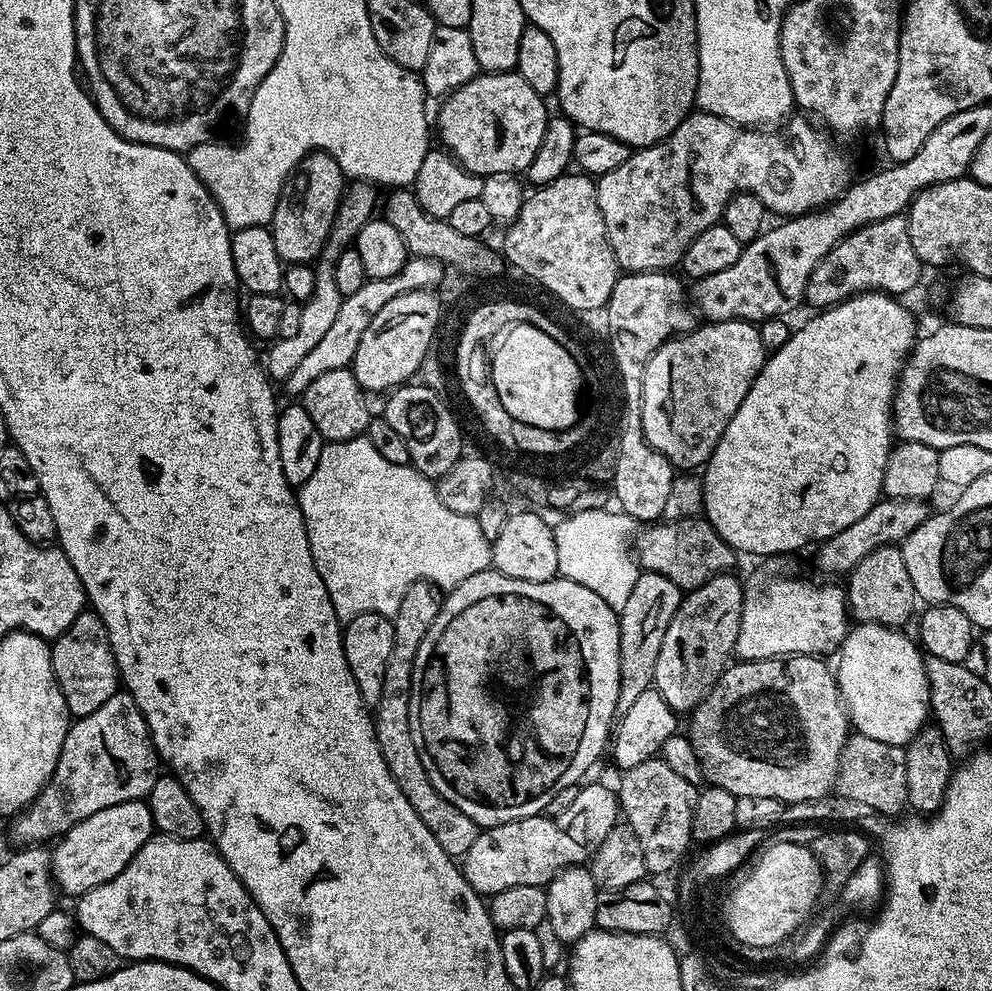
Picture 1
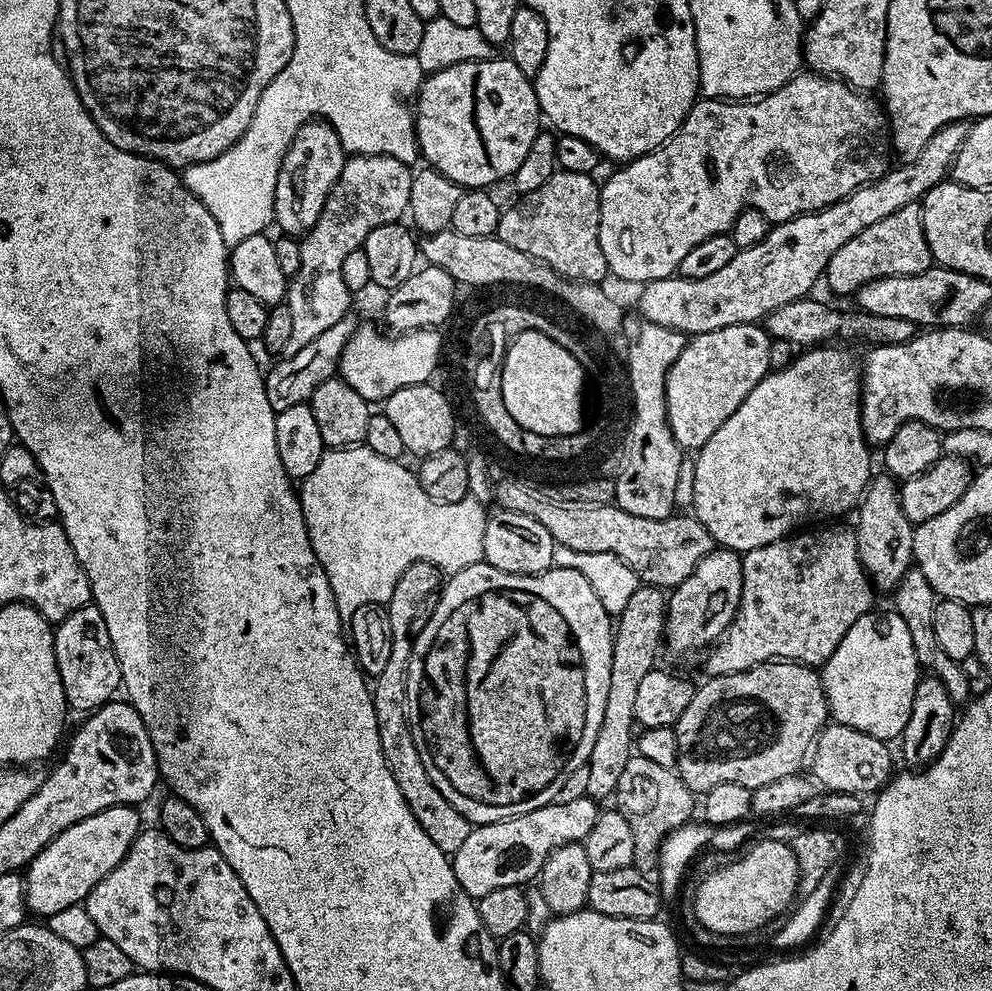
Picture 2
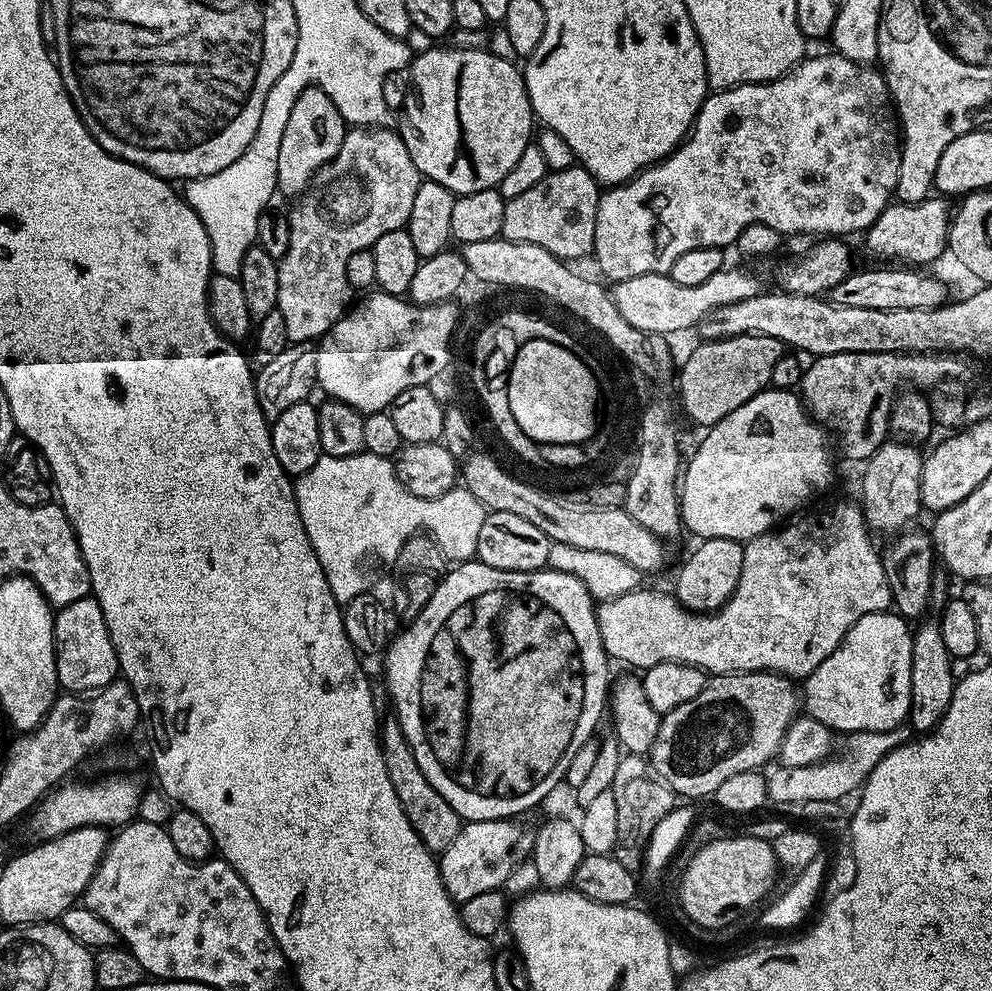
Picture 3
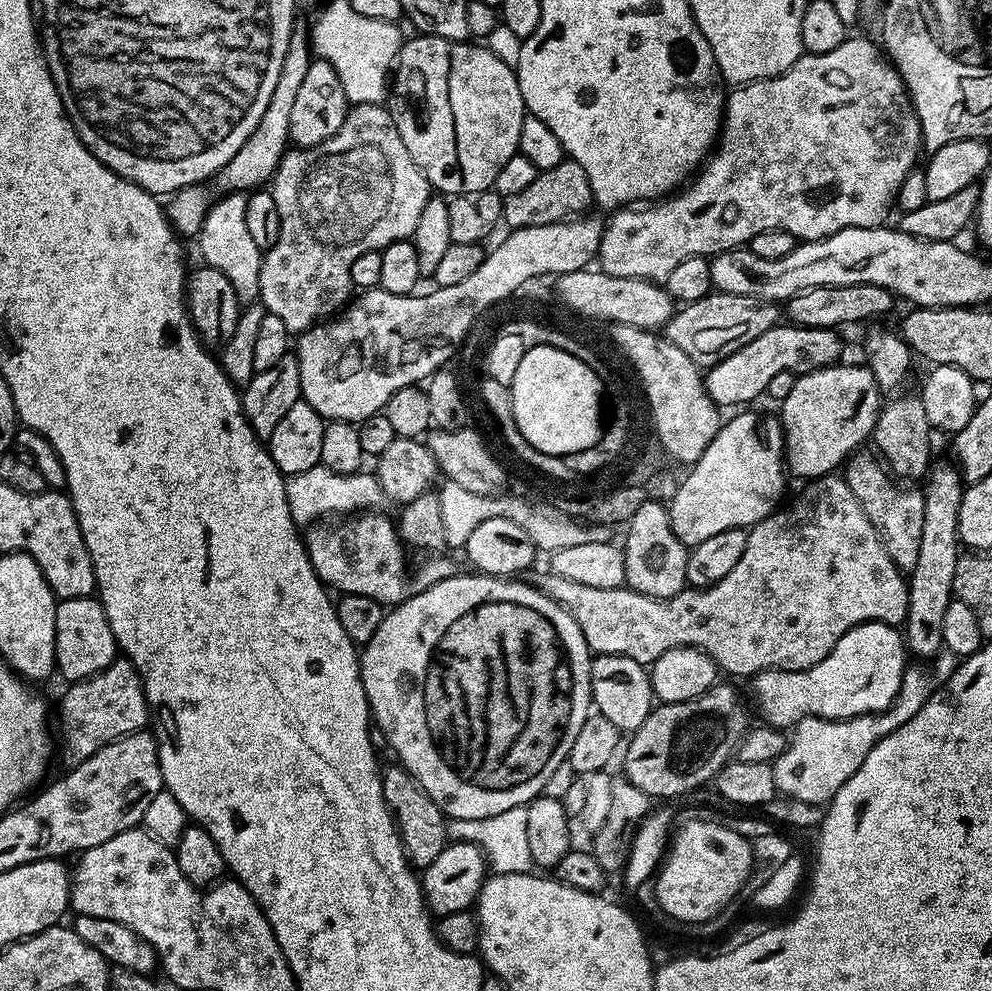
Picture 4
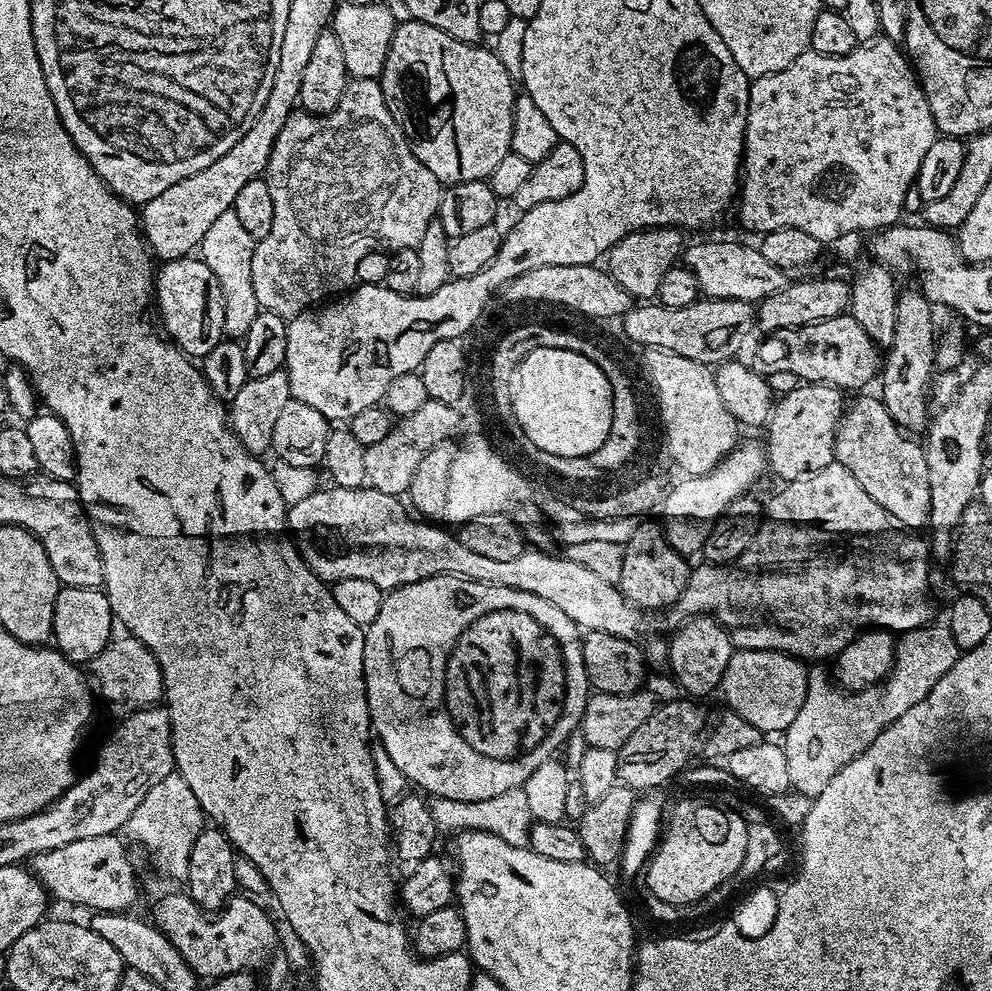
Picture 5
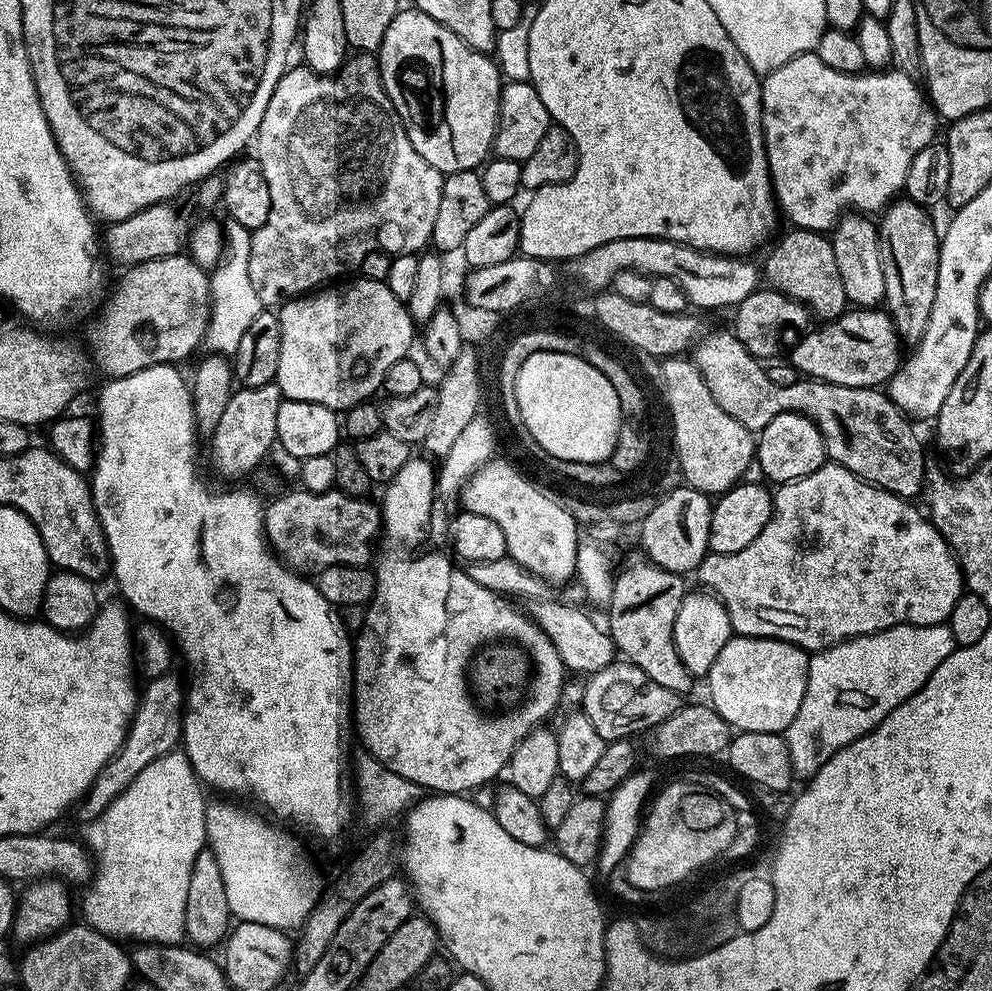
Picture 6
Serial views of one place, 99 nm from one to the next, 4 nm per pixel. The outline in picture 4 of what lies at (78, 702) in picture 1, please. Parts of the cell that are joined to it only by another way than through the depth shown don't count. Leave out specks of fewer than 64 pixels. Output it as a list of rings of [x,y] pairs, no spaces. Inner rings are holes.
[[[92,596],[61,600],[56,605],[54,618],[55,671],[65,676],[65,681],[85,680],[98,674],[117,659],[116,639],[110,630],[106,610],[99,599]]]

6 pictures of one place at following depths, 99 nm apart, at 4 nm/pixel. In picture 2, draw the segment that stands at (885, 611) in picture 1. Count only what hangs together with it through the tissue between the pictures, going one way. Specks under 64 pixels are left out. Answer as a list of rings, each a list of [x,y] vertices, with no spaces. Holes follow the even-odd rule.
[[[887,474],[877,475],[864,492],[858,505],[859,512],[860,517],[857,518],[856,524],[854,523],[858,558],[872,582],[873,589],[877,593],[891,594],[896,591],[908,569],[913,567],[912,551],[916,533],[910,518],[906,518],[902,510],[897,481]]]

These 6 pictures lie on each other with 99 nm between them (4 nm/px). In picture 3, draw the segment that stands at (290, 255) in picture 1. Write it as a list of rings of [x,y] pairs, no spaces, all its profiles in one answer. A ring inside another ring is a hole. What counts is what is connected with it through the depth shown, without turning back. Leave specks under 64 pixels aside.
[[[315,86],[302,90],[294,110],[290,110],[290,119],[286,121],[286,130],[282,130],[282,147],[278,149],[278,174],[276,187],[279,195],[299,198],[308,191],[317,172],[331,162],[344,141],[346,125],[338,106]]]

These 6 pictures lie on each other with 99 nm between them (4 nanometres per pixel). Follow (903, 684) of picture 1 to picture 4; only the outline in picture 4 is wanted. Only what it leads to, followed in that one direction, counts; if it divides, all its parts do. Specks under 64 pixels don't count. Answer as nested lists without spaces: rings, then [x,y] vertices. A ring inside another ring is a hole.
[[[878,621],[854,626],[842,638],[838,646],[814,666],[806,670],[782,670],[768,668],[757,672],[751,681],[752,692],[756,695],[756,704],[764,715],[763,723],[781,730],[791,729],[799,720],[808,716],[821,716],[828,720],[849,720],[855,716],[870,716],[878,712],[887,712],[895,704],[896,695],[900,693],[902,678],[906,667],[906,641],[899,627],[880,624]]]

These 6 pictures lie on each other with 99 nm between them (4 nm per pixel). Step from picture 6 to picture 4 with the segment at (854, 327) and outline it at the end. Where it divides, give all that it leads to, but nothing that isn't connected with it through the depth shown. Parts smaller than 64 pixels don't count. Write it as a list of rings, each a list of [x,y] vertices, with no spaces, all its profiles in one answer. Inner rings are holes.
[[[791,322],[777,323],[775,328],[766,330],[766,334],[758,334],[758,338],[754,338],[754,342],[742,346],[722,362],[713,364],[707,369],[704,376],[704,386],[708,390],[708,397],[717,406],[725,406],[724,404],[751,405],[748,404],[751,400],[756,400],[759,396],[763,397],[767,393],[768,383],[770,378],[774,378],[774,374],[782,374],[783,372],[803,374],[837,363],[841,359],[840,334],[839,331],[830,328],[801,328]]]

